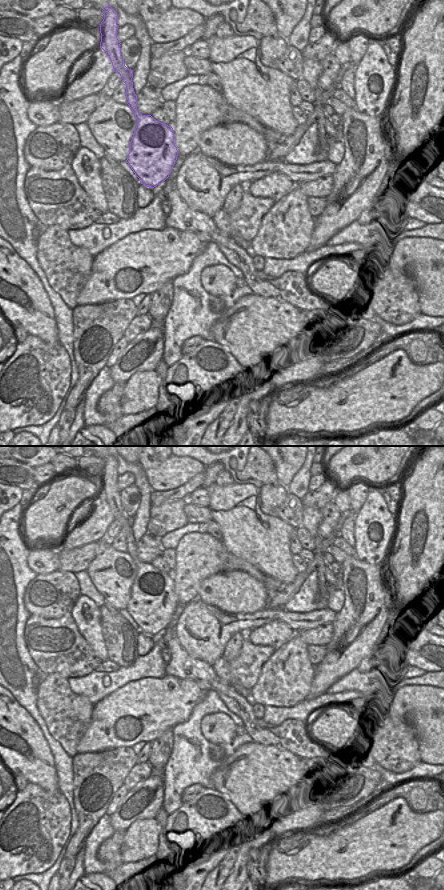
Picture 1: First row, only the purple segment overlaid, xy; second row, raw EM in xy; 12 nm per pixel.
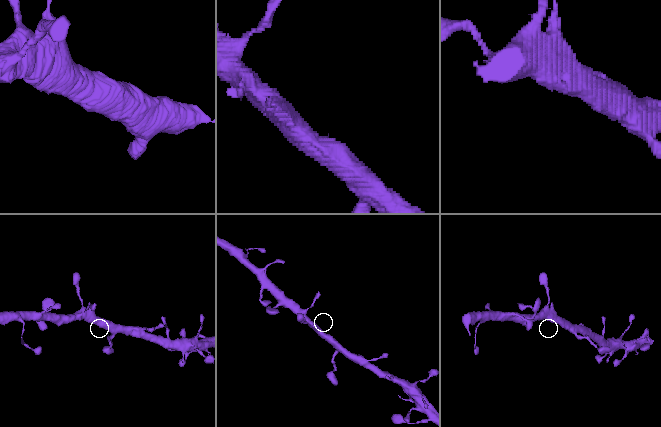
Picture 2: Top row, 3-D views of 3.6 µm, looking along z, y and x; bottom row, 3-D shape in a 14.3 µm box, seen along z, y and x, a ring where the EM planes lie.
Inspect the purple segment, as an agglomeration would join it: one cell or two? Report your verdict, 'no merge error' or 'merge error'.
no merge error

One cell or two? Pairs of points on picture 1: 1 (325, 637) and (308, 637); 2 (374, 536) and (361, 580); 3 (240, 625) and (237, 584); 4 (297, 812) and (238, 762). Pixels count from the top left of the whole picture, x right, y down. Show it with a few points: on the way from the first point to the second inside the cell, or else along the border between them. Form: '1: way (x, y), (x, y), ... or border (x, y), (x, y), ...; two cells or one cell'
1: way (321, 637), (312, 637); one cell
2: border (355, 555), (365, 562), (382, 567); two cells
3: border (216, 607), (227, 612), (256, 612), (262, 609); two cells
4: way (282, 806), (253, 777); one cell

